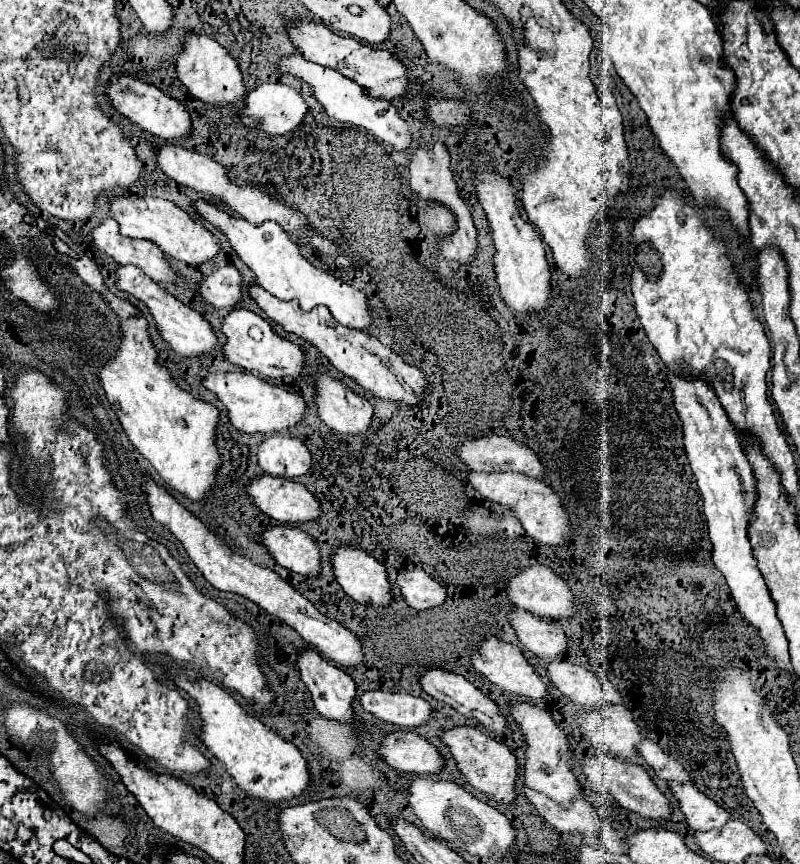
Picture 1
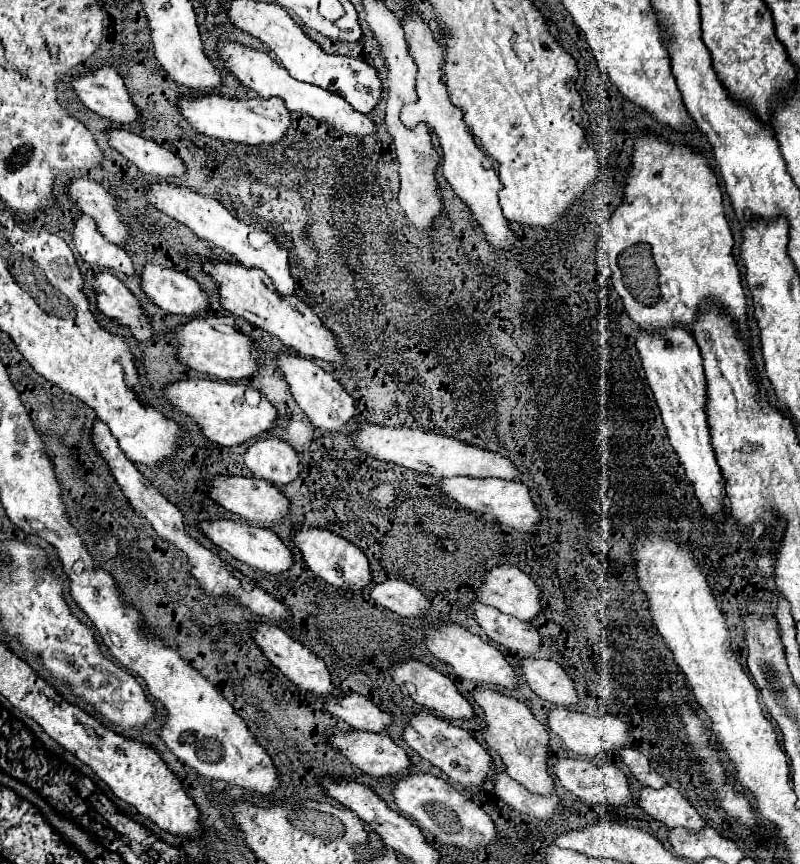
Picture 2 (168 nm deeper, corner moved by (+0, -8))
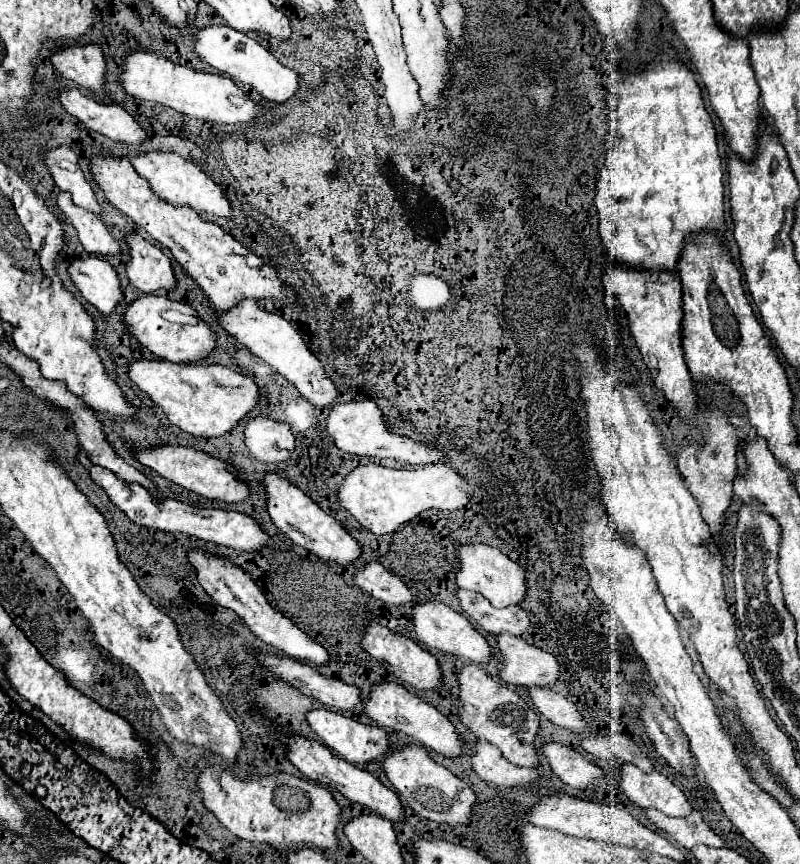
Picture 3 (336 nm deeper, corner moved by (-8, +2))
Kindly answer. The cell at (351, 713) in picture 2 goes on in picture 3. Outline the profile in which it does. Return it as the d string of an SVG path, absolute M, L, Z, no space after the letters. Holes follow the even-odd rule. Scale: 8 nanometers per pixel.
M261 655L259 661L267 667L271 675L277 675L279 679L295 685L305 695L325 703L329 709L353 711L359 703L363 703L361 691L357 687L337 679L327 679L311 665L277 655Z

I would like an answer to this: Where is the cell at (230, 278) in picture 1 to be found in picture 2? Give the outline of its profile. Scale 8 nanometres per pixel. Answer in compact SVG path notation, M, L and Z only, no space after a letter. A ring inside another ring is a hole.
M145 263L139 285L143 293L165 313L197 315L209 305L207 295L201 291L195 279L155 263Z

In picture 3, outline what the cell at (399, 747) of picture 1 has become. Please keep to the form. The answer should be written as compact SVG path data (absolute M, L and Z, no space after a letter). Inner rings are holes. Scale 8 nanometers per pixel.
M317 709L317 711L309 711L307 713L307 723L311 725L311 729L317 733L317 737L335 753L339 753L345 761L353 763L353 765L363 765L367 761L373 761L385 753L389 753L389 737L385 733L385 729L375 727L375 725L363 725L351 717L339 715L335 711L329 709Z

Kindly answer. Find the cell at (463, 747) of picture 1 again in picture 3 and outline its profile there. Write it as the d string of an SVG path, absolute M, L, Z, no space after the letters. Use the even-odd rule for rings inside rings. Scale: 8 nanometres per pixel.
M395 683L375 685L371 689L369 701L365 703L365 713L373 721L377 721L379 727L389 727L389 729L395 729L395 731L403 731L413 741L417 741L419 745L423 745L427 749L433 749L439 755L455 759L455 757L461 757L465 753L467 743L457 733L453 721L449 717L445 717L441 711L437 711L431 703L419 699L413 691L405 689L403 685L395 685Z

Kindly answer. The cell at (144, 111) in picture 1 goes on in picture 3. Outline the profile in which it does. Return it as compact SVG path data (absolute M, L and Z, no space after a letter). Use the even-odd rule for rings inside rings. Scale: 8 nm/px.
M83 45L83 47L53 51L51 63L61 71L63 77L87 89L95 97L95 101L109 103L109 105L115 103L113 95L109 95L105 89L107 61L103 51L97 45Z

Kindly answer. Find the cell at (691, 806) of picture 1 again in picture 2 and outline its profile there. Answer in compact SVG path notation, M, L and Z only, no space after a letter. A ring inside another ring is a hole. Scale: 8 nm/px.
M665 785L661 789L641 787L637 795L637 805L655 821L673 827L685 827L691 833L697 833L705 827L705 821L699 817L699 813L689 805L689 801L671 785Z

